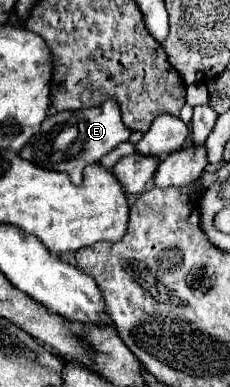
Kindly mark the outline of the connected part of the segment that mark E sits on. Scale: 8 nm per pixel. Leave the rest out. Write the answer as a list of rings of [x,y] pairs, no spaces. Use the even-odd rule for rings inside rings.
[[[105,100],[97,108],[87,108],[87,110],[79,110],[79,112],[57,112],[57,114],[49,116],[43,122],[41,132],[35,134],[23,146],[21,156],[43,166],[43,168],[51,168],[51,170],[59,170],[59,172],[67,170],[67,174],[71,176],[71,182],[81,184],[83,182],[83,168],[99,162],[101,156],[105,156],[117,144],[127,142],[129,136],[131,136],[131,130],[121,120],[119,104],[115,104],[115,100]],[[63,134],[71,136],[73,142],[65,144]]]

